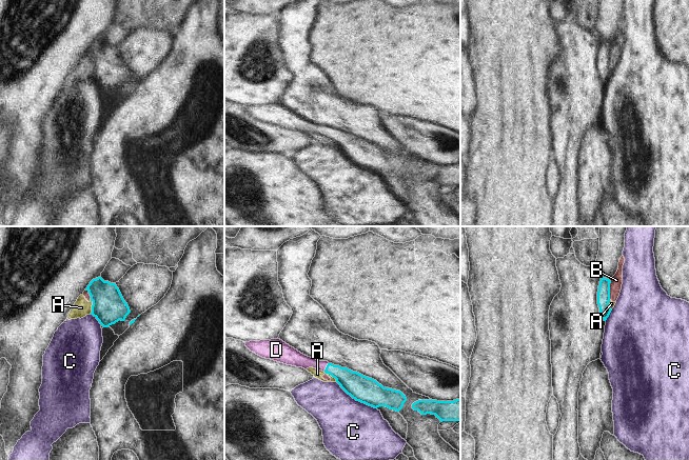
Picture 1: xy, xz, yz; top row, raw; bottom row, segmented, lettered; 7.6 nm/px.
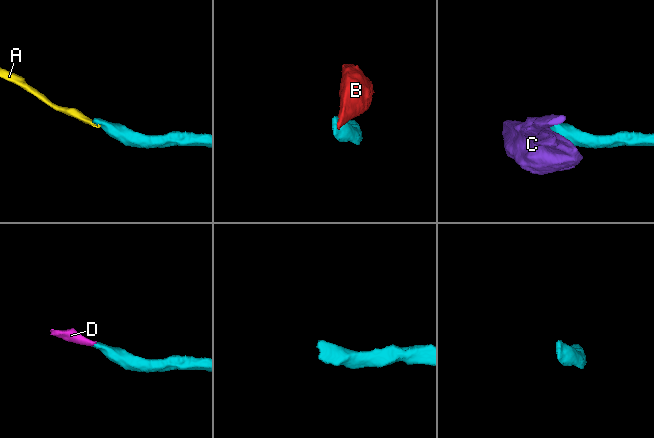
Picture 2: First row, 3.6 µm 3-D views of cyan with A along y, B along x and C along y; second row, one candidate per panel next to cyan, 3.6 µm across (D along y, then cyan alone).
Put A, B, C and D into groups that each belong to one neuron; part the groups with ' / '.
A B / C / D

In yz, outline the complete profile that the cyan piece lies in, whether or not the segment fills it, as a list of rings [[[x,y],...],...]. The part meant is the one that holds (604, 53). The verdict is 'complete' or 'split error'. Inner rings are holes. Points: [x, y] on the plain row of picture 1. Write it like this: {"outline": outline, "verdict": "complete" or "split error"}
{"outline": [[[602,41],[599,45],[599,49],[598,49],[597,68],[598,68],[599,77],[604,85],[607,84],[607,82],[609,81],[612,75],[609,68],[610,47],[611,47],[610,43]]], "verdict": "complete"}

